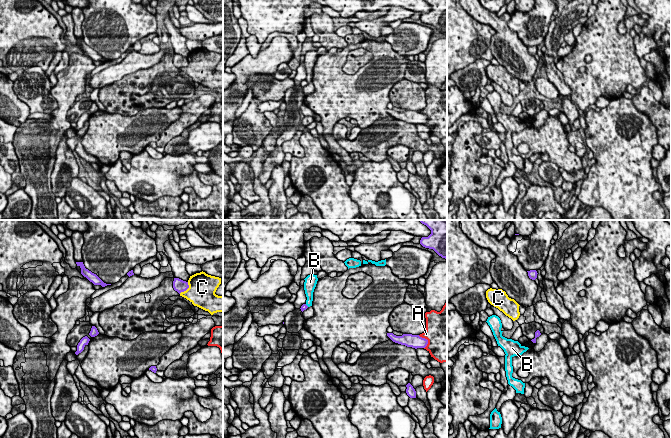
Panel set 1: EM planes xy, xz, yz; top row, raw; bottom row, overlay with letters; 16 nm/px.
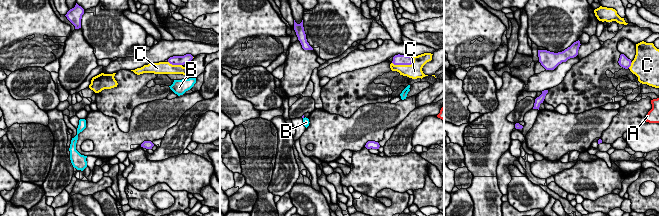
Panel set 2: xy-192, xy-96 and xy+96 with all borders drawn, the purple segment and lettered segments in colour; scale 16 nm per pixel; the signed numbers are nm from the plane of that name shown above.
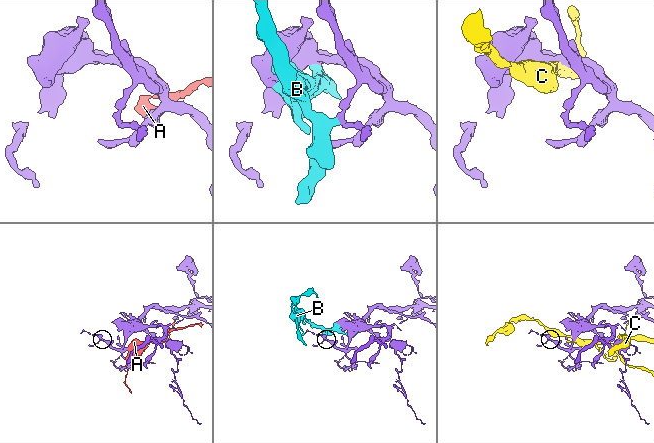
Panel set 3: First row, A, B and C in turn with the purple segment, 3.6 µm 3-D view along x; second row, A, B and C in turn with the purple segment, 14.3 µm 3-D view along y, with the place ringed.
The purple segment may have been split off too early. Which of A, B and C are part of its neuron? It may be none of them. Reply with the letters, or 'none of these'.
none of these

